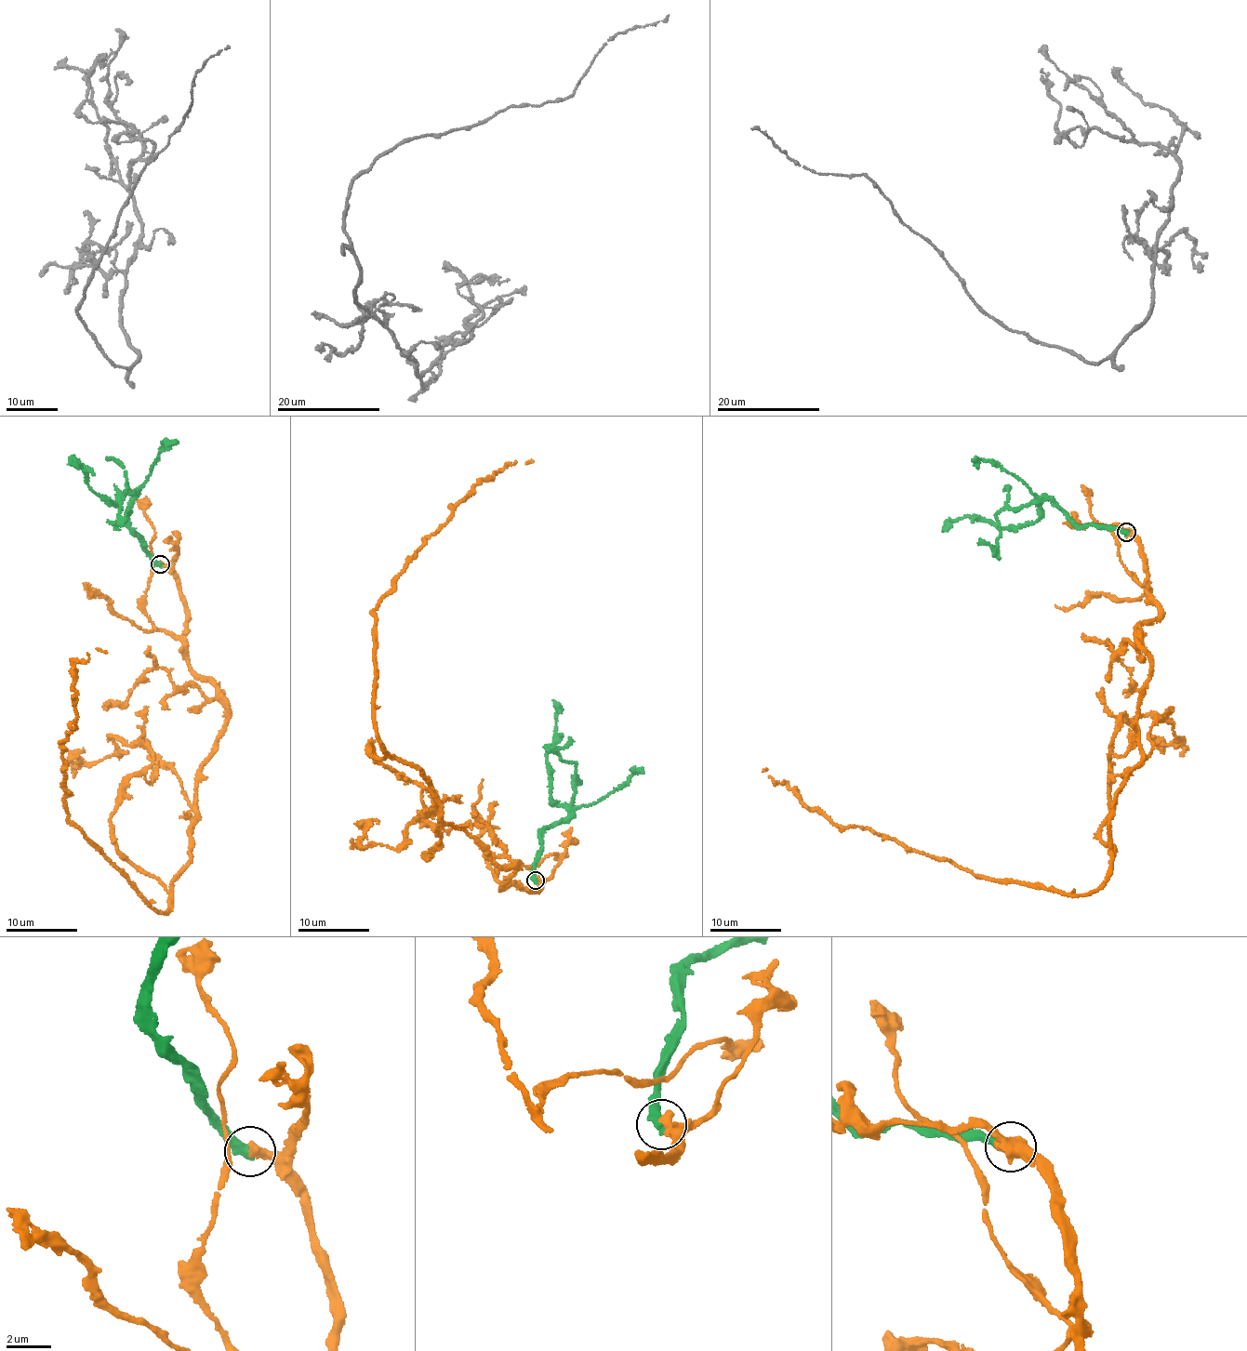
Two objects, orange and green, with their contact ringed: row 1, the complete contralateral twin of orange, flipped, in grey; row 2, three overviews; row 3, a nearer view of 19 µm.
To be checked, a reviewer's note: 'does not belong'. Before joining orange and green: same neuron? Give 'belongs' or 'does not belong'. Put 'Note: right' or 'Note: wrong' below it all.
belongs
Note: wrong

